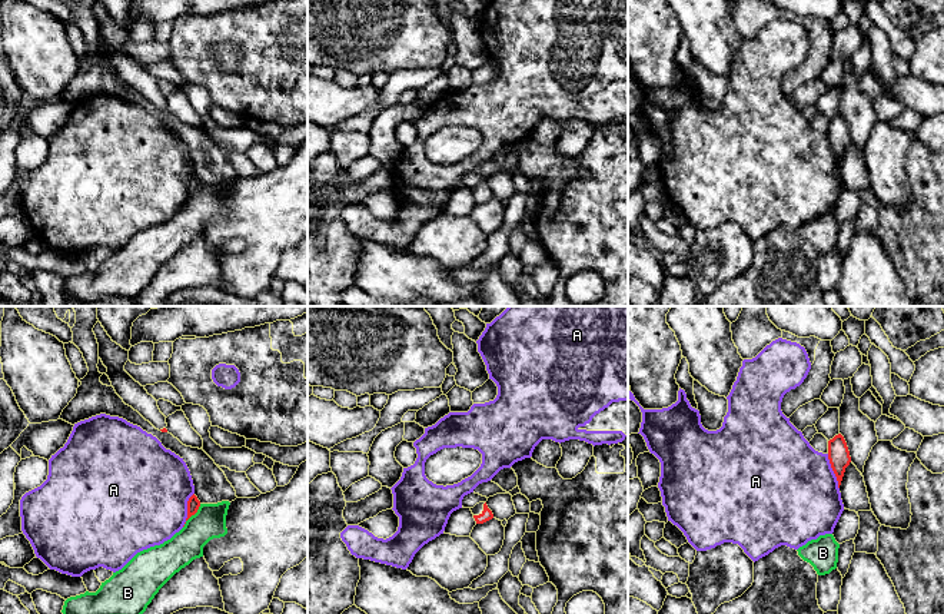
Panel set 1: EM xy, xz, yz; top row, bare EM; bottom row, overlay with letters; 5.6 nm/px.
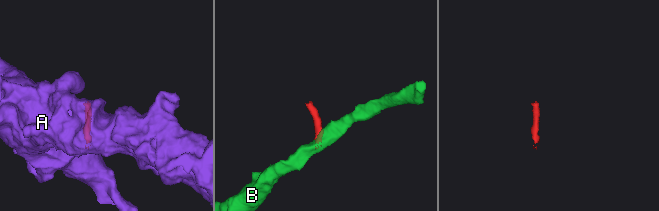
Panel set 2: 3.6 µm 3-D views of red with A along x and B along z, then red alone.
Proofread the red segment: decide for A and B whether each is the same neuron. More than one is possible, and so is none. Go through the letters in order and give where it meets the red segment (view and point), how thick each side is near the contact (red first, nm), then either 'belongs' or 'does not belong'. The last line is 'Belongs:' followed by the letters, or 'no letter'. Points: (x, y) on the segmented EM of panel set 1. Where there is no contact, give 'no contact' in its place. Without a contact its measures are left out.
A: yz (833, 470) | 120/500 nm | does not belong
B: xy (192, 514) | 70/180 nm | does not belong
Belongs: no letter

